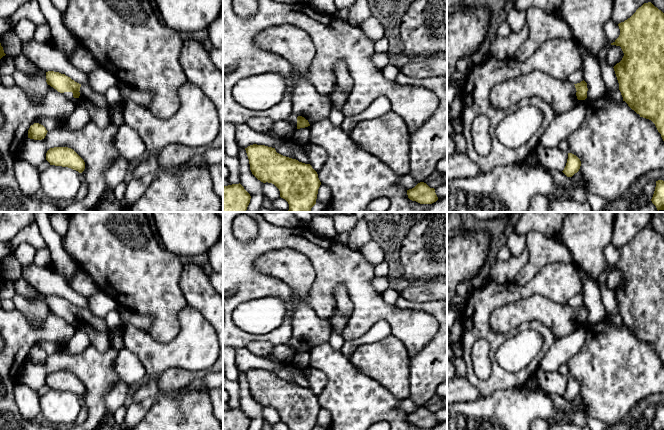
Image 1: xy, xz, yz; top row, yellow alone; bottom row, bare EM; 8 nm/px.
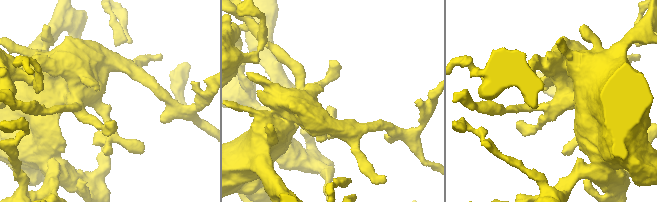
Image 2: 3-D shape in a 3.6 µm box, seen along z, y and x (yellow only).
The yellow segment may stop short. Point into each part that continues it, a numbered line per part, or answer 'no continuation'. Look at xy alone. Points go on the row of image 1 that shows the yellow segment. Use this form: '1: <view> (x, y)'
1: xy (96, 105)

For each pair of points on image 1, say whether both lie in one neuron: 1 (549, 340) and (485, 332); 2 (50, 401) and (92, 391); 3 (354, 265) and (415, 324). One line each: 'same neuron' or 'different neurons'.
1: same neuron
2: different neurons
3: same neuron

